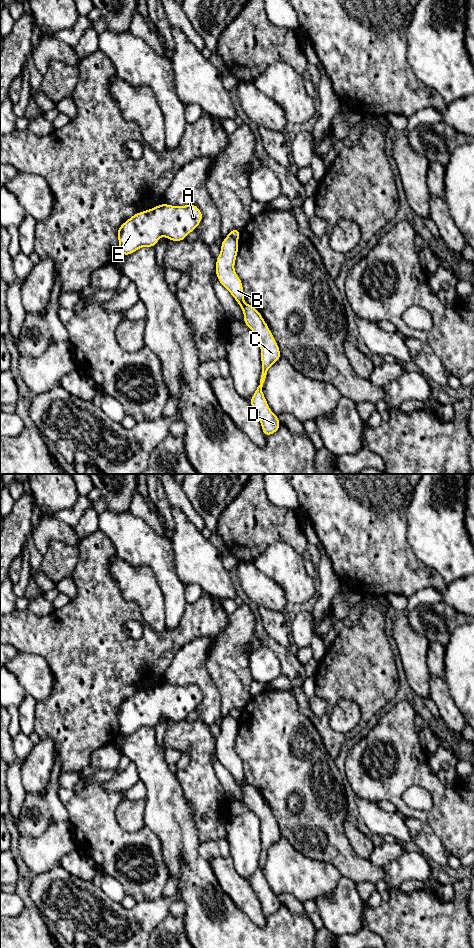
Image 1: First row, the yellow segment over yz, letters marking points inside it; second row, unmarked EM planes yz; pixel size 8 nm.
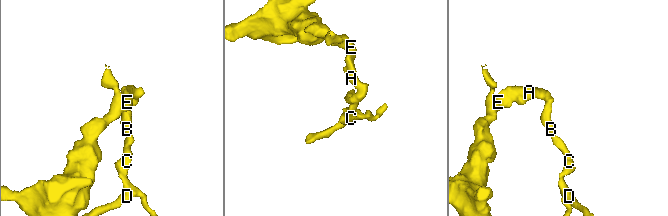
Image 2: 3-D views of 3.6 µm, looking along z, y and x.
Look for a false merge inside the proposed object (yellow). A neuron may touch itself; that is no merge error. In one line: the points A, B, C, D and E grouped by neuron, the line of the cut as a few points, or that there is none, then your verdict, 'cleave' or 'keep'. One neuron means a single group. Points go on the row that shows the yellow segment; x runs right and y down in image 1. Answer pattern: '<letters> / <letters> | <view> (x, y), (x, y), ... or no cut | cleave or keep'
A E / B C D | yz (229, 234), (237, 239) | cleave

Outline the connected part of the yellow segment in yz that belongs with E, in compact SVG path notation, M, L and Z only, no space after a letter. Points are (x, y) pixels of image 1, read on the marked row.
M163 203L152 209L138 212L118 228L120 254L128 256L141 247L155 247L161 236L167 237L169 241L186 240L186 236L196 229L202 218L201 210L194 204L172 206Z

